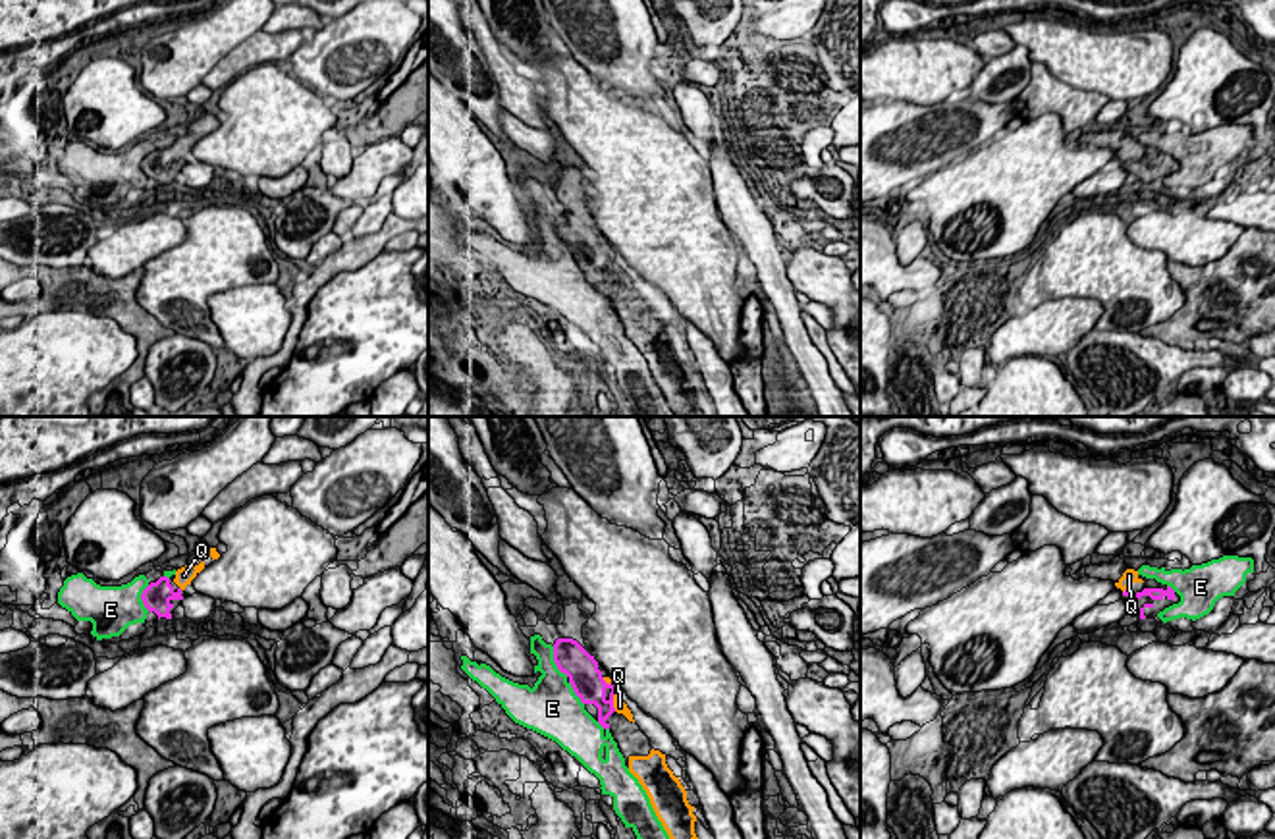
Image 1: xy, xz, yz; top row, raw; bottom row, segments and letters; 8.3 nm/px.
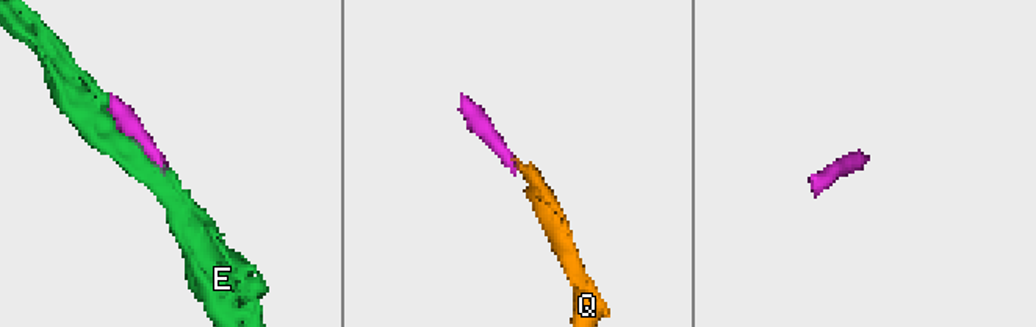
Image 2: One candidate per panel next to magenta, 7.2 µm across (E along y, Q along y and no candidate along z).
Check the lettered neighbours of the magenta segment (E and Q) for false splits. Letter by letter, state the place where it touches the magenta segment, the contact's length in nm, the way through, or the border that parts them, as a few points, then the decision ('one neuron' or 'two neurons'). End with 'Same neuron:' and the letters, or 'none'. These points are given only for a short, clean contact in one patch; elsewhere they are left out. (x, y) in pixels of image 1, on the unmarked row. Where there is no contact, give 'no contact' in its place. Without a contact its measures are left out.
E: meets magenta in xz at (556, 230); contact 280 nm long; two neurons
Q: meets magenta in xz at (612, 270); contact 150 nm long; runs through xz (589, 253), (612, 270), (620, 274); one neuron
Same neuron: Q

